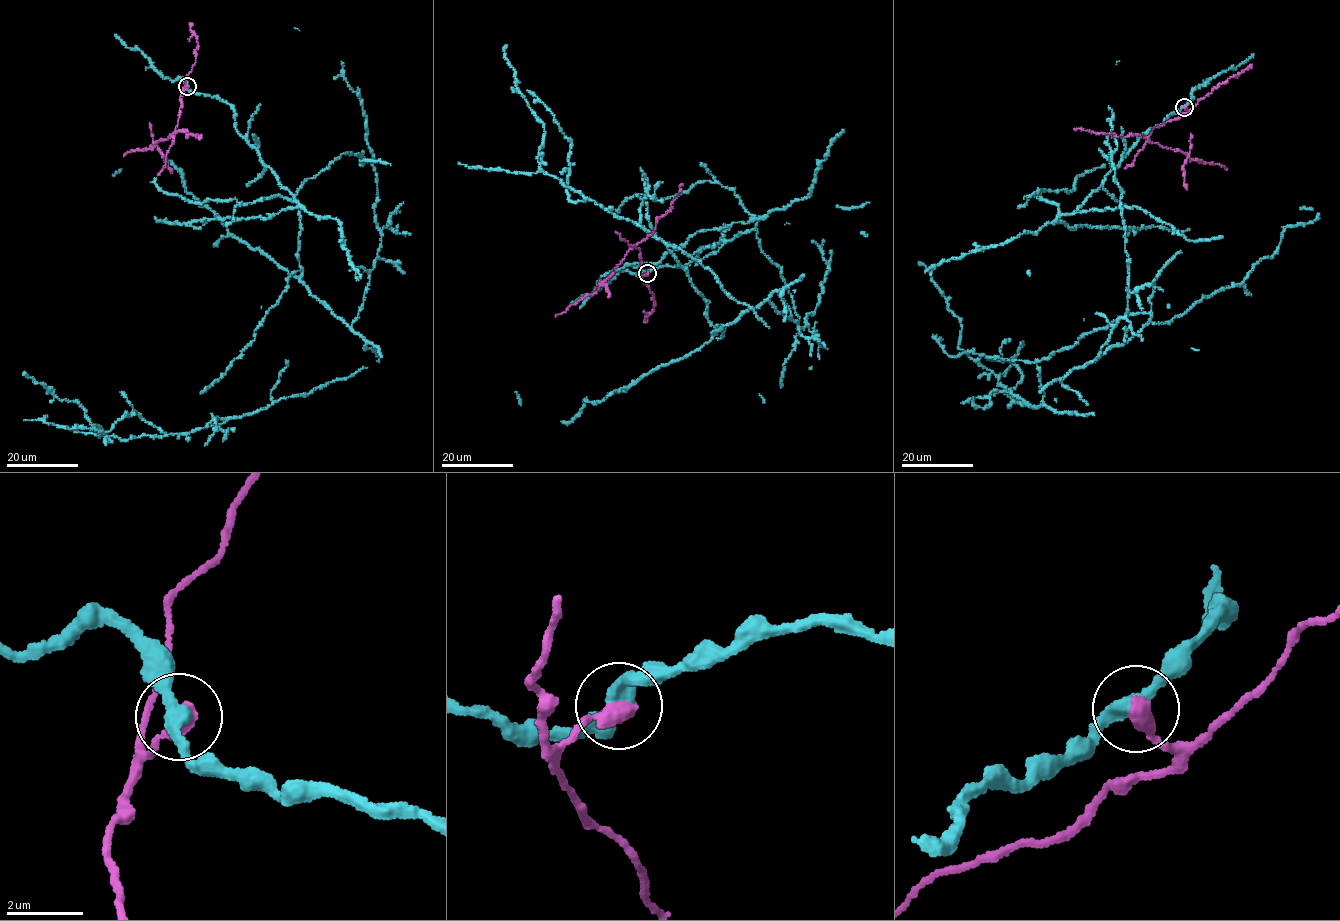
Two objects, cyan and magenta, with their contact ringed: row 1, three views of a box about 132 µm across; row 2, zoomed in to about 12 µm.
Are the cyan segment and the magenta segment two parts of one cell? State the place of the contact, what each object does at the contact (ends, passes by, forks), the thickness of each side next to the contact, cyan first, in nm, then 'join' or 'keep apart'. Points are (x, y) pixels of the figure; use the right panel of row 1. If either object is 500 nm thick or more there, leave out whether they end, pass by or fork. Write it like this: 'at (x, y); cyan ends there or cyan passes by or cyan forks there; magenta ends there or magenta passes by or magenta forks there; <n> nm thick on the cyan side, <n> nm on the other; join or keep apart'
at (1184, 107); 360 nm thick on the cyan side, 500 nm on the other; keep apart

